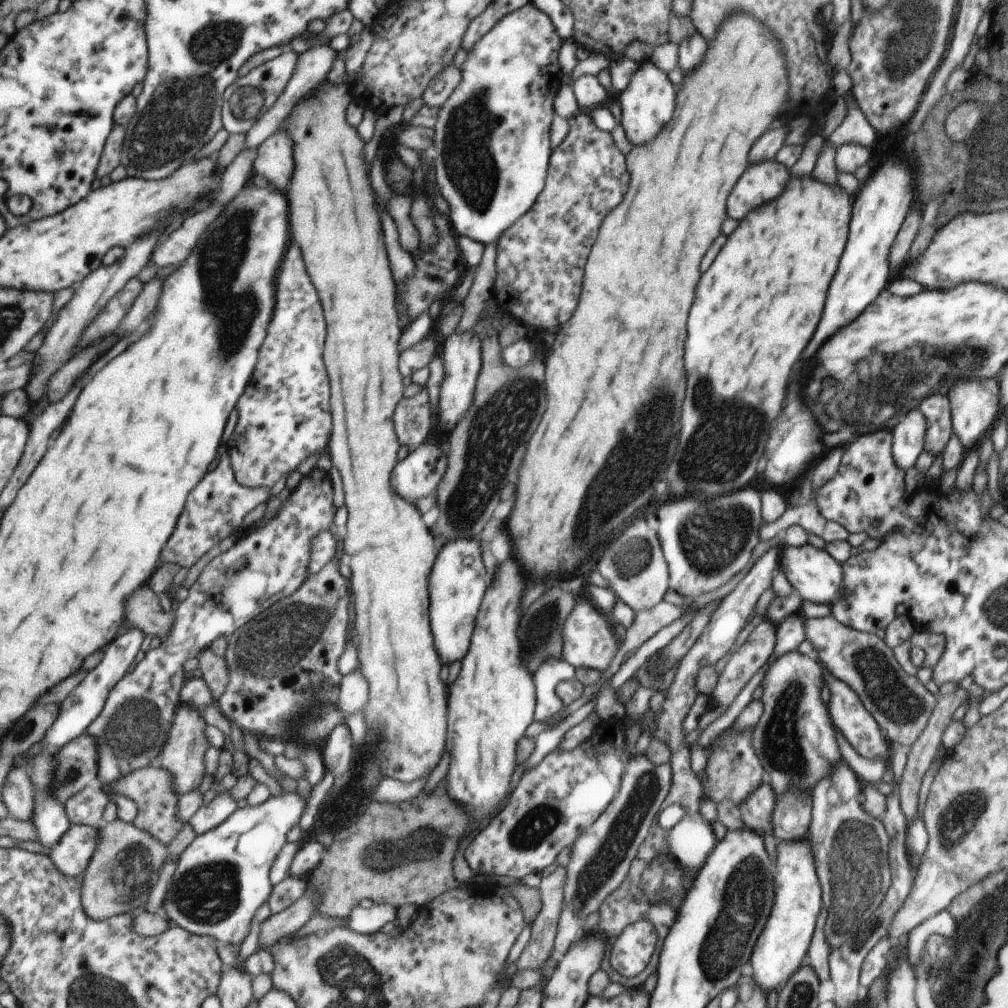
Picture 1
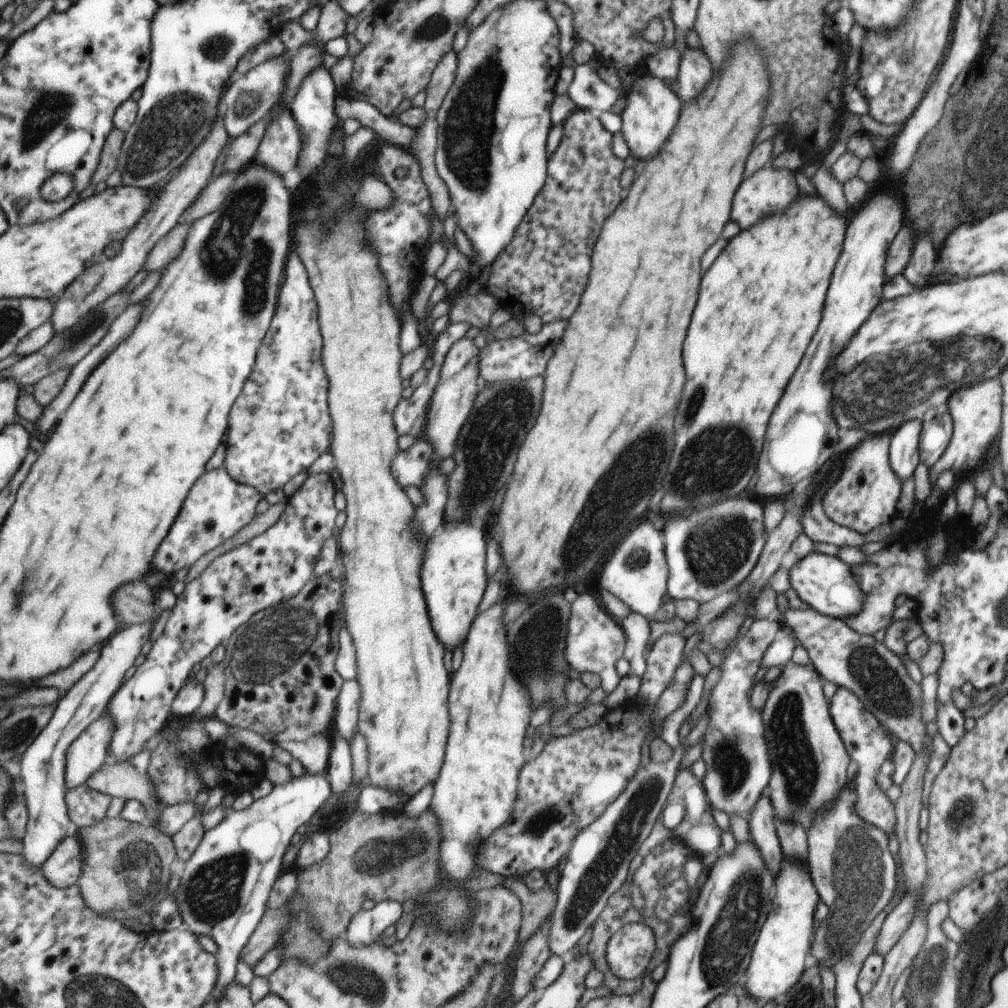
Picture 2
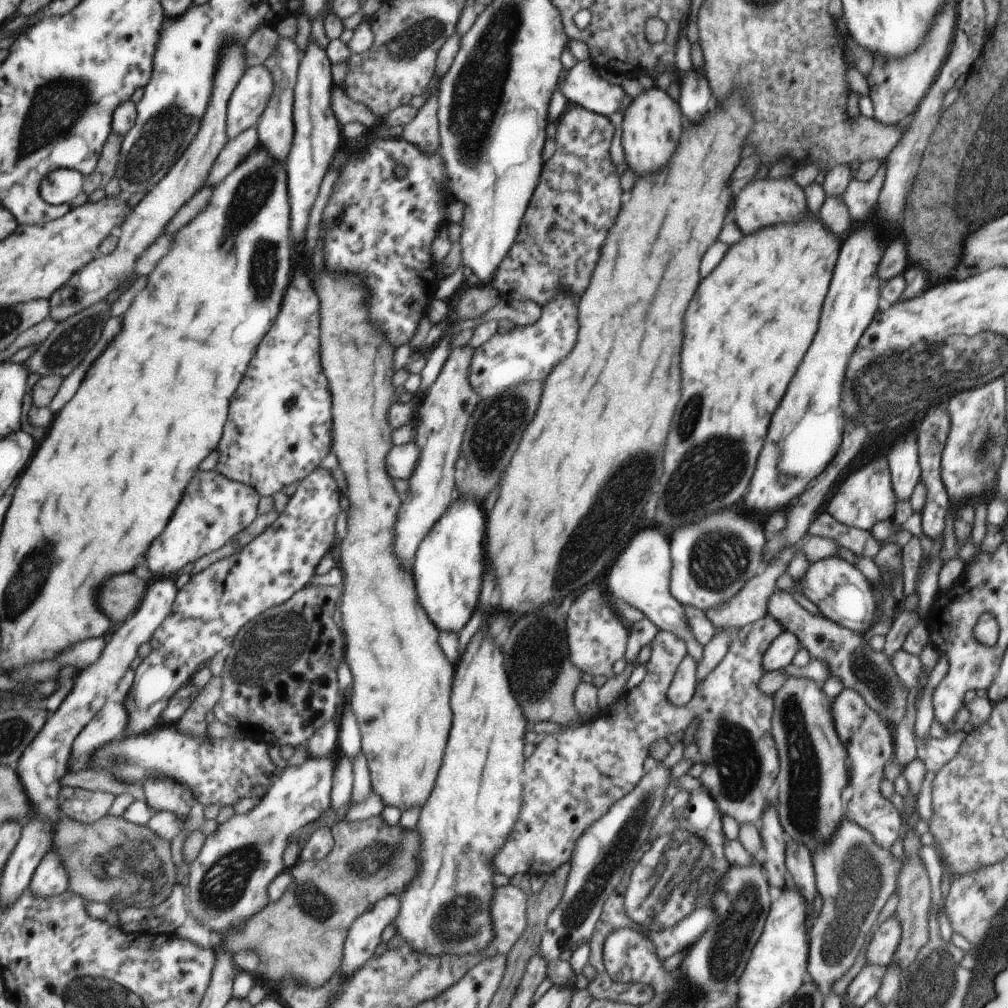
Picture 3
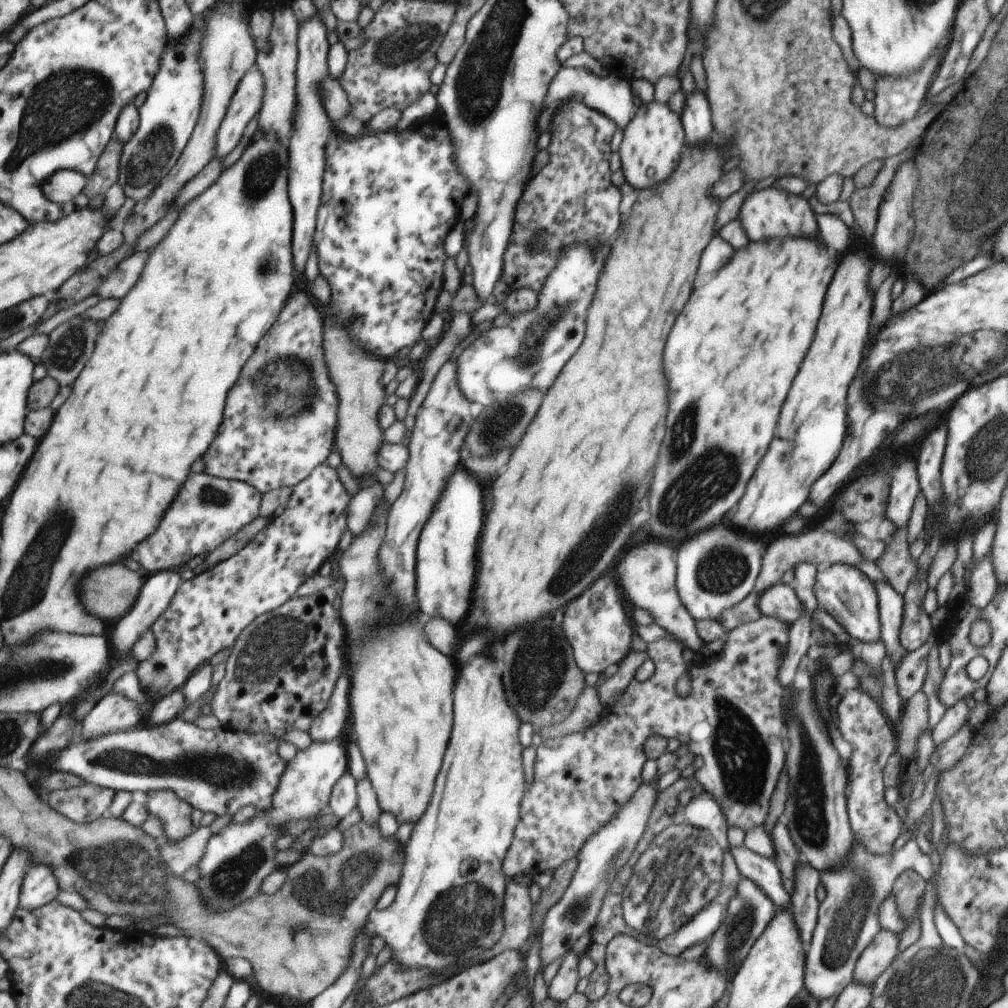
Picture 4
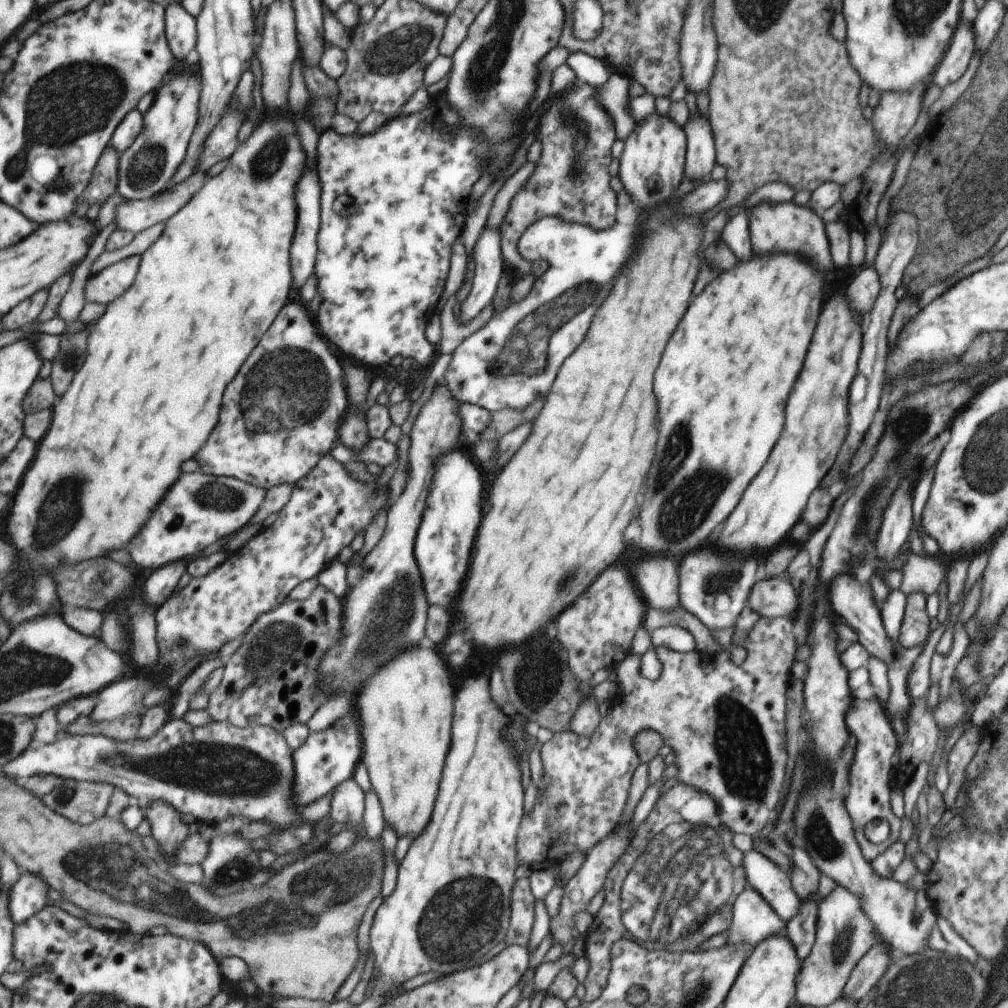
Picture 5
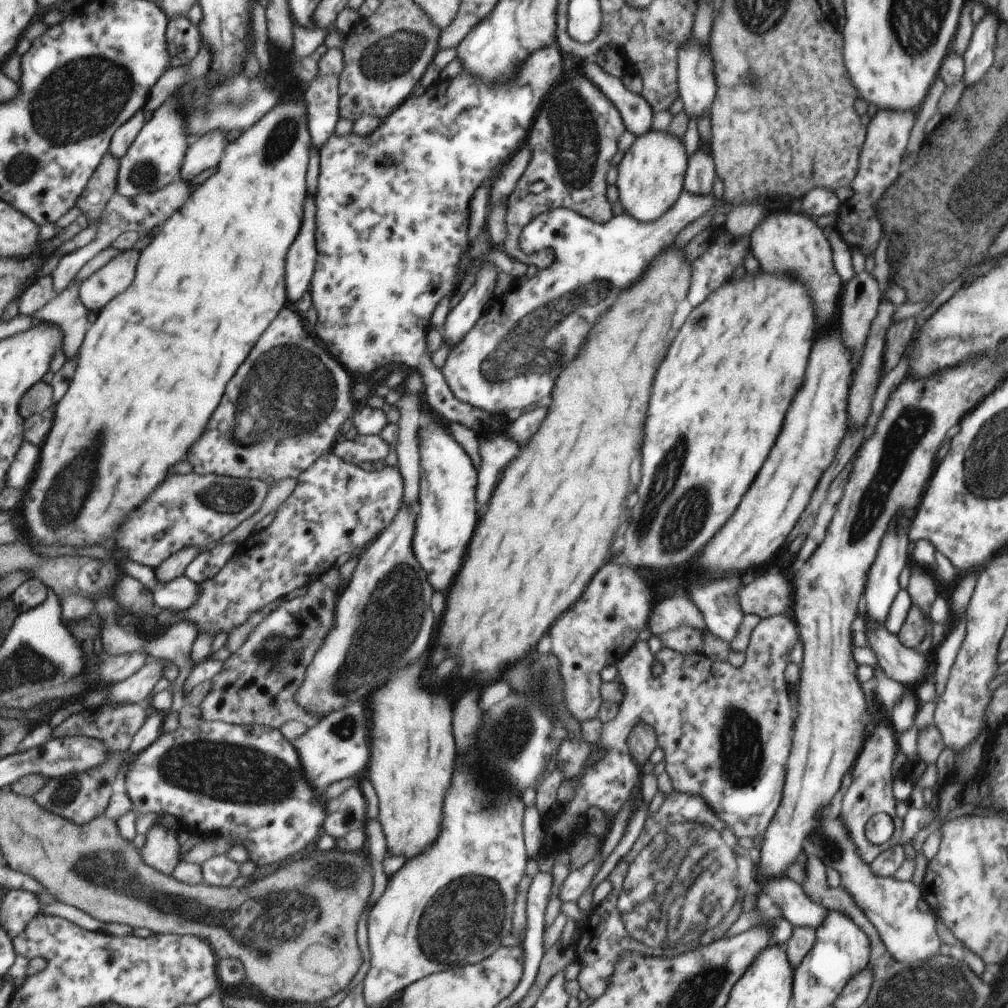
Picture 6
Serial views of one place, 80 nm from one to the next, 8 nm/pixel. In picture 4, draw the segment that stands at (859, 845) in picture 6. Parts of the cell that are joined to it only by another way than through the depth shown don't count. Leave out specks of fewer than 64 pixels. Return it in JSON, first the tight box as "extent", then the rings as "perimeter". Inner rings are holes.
{"extent":[837,689,901,855],"perimeter":[[[859,689],[846,690],[845,694],[837,700],[837,722],[843,740],[851,744],[851,754],[848,759],[850,768],[849,794],[847,794],[847,812],[852,834],[858,843],[870,853],[882,855],[889,853],[895,838],[901,832],[901,822],[895,812],[883,802],[883,782],[879,770],[883,768],[887,756],[893,754],[895,742],[893,732],[873,699]]]}

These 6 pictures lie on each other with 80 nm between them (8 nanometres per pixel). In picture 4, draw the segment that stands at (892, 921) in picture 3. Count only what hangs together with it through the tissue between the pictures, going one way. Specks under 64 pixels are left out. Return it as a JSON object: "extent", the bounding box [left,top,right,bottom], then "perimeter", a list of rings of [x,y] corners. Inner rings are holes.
{"extent":[852,929,899,983],"perimeter":[[[880,929],[863,949],[852,970],[852,980],[860,983],[873,983],[891,964],[897,954],[899,936],[893,931]]]}

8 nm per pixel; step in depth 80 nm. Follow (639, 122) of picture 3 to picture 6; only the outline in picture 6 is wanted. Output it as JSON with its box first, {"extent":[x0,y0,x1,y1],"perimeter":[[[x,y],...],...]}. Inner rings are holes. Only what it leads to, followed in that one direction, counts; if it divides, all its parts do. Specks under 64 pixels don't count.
{"extent":[614,129,685,222],"perimeter":[[[649,129],[633,139],[633,144],[617,165],[614,186],[618,190],[618,201],[622,207],[631,212],[631,216],[649,222],[661,216],[679,196],[685,170],[685,150],[683,142],[669,132]]]}

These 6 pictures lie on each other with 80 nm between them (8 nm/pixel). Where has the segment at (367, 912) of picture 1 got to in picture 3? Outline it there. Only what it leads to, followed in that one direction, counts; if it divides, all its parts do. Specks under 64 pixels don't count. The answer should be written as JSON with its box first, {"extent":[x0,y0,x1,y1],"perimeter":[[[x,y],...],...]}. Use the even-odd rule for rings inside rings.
{"extent":[339,895,401,979],"perimeter":[[[391,895],[380,900],[369,912],[355,920],[347,937],[341,968],[343,972],[339,975],[342,979],[352,977],[375,954],[377,946],[381,944],[383,930],[396,922],[401,905],[401,898]]]}

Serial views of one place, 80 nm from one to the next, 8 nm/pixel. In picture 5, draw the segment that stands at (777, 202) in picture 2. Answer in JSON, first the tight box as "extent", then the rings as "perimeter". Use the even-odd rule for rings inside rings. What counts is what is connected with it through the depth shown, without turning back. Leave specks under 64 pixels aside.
{"extent":[747,200,833,281],"perimeter":[[[791,200],[786,202],[759,202],[747,210],[748,233],[753,252],[799,252],[807,256],[813,264],[827,270],[827,276],[833,281],[833,266],[830,256],[829,240],[825,233],[825,224],[817,217],[808,204],[795,205]]]}

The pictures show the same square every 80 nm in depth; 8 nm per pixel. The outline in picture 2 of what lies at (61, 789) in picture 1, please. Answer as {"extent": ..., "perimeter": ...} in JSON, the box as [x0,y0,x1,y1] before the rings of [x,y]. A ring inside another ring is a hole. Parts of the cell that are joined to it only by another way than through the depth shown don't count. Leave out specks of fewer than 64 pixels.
{"extent":[66,712,114,790],"perimeter":[[[105,712],[99,720],[92,722],[91,726],[71,744],[66,754],[66,787],[68,790],[87,785],[88,780],[103,768],[113,736],[114,721]]]}

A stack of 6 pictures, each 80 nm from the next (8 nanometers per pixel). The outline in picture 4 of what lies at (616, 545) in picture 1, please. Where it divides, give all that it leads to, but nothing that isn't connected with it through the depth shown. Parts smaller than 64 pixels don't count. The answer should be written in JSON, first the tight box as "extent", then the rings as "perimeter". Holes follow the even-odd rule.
{"extent":[613,540,703,656],"perimeter":[[[641,540],[623,555],[619,564],[613,569],[617,584],[624,600],[635,608],[646,610],[666,633],[678,640],[698,656],[703,642],[695,632],[694,620],[679,602],[674,587],[675,576],[674,548],[667,546],[664,540]]]}

